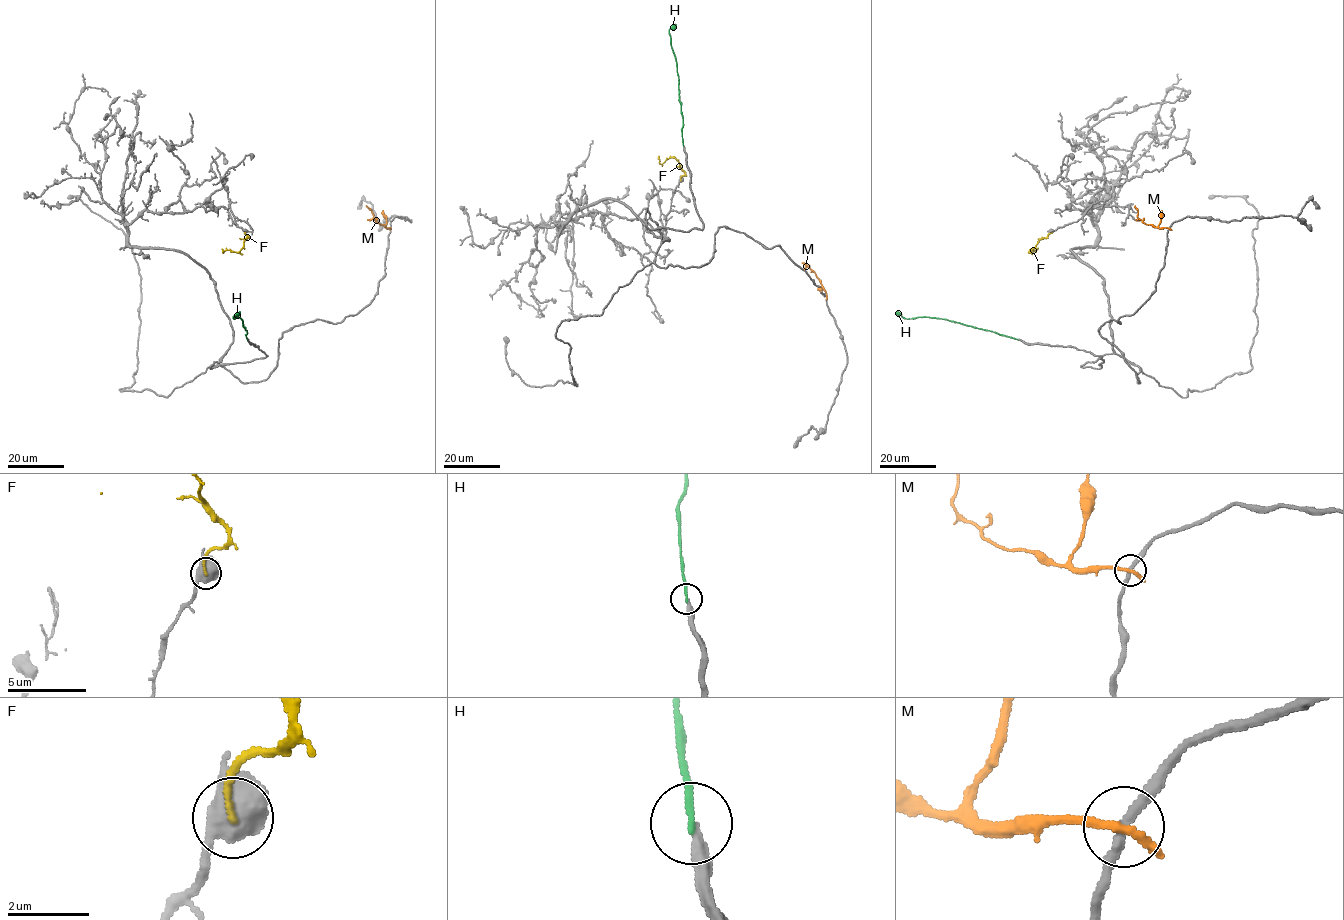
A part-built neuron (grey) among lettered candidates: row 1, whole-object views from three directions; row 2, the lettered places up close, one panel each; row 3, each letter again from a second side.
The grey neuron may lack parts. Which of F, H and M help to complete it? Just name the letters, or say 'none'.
none

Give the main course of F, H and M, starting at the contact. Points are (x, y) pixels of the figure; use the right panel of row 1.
F: (1052, 232), (1030, 251), (1035, 251), (1031, 252), (1031, 249)
H: (1017, 339), (944, 319), (904, 318), (897, 312)
M: (1169, 228), (1144, 224), (1137, 217), (1135, 205)

